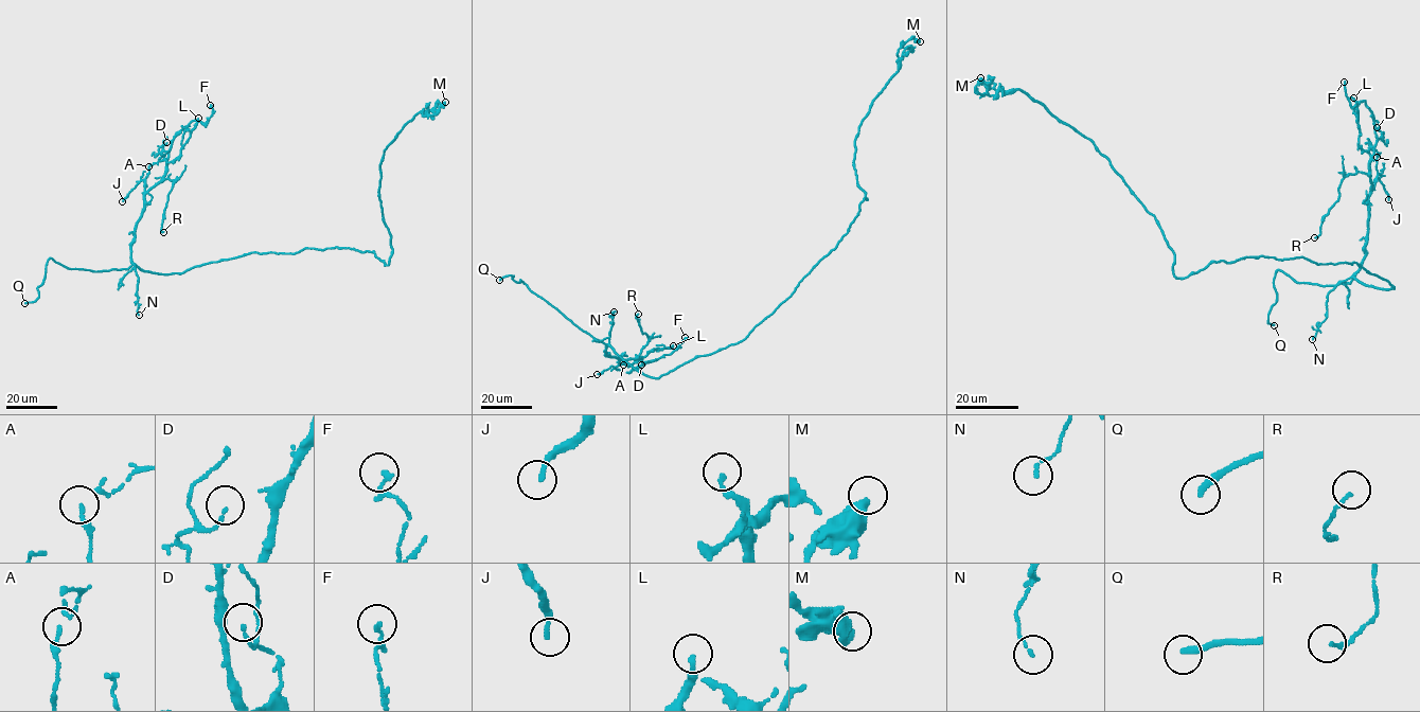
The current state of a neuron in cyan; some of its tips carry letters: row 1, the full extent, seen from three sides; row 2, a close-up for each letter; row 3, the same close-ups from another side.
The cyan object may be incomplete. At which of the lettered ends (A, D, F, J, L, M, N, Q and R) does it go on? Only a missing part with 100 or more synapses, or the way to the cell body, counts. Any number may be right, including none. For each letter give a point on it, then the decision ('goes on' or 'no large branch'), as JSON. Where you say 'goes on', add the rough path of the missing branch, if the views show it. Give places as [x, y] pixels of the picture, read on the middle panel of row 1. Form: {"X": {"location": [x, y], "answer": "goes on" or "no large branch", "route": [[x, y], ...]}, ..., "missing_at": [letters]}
{"A": {"location": [623, 365], "answer": "no large branch"}, "D": {"location": [641, 365], "answer": "no large branch"}, "F": {"location": [685, 337], "answer": "no large branch"}, "J": {"location": [597, 374], "answer": "no large branch"}, "L": {"location": [673, 345], "answer": "no large branch"}, "M": {"location": [920, 41], "answer": "no large branch"}, "N": {"location": [614, 312], "answer": "no large branch"}, "Q": {"location": [499, 280], "answer": "goes on", "route": [[499, 280], [494, 289], [481, 291]]}, "R": {"location": [638, 314], "answer": "no large branch"}, "missing_at": ["Q"]}

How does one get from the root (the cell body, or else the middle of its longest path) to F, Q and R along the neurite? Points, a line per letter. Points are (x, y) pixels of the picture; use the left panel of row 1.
F: (304, 249), (181, 273), (132, 262), (144, 195), (161, 179), (171, 141), (193, 121), (206, 125), (210, 105)
Q: (304, 249), (251, 252), (172, 273), (135, 264), (68, 268), (50, 257), (39, 297), (24, 303)
R: (304, 249), (251, 252), (181, 273), (141, 270), (131, 242), (144, 195), (169, 179), (163, 232)

